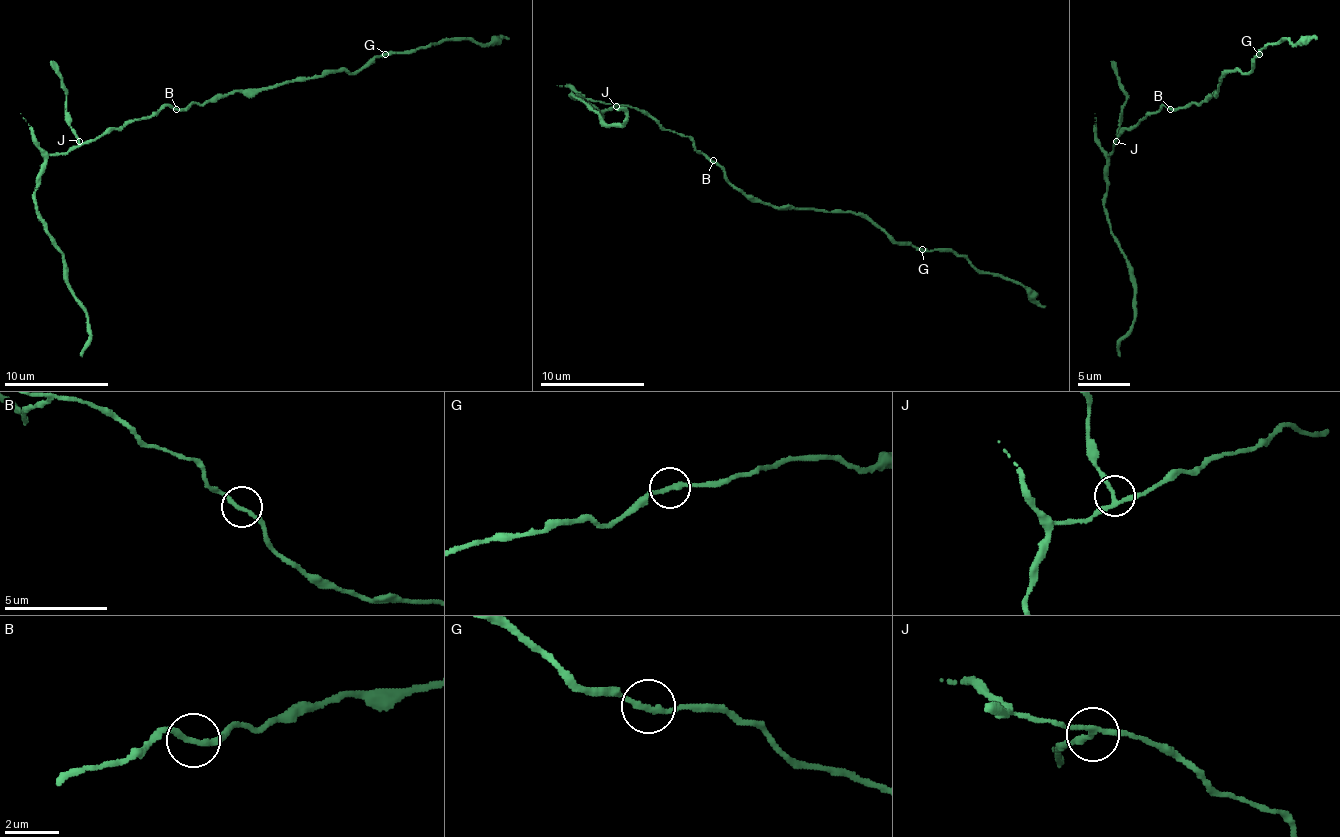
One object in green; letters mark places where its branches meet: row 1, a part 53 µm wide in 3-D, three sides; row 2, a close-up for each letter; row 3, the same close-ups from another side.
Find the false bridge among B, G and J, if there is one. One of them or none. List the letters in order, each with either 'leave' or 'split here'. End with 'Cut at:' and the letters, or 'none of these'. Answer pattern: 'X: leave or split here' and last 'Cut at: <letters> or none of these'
B: leave
G: leave
J: split here
Cut at: J

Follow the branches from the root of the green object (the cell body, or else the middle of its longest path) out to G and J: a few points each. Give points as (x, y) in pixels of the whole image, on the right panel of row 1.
G: (1172, 109), (1201, 103), (1217, 90), (1227, 72), (1235, 69), (1248, 72), (1251, 62), (1259, 54)
J: (1172, 109), (1162, 106), (1151, 111), (1125, 130), (1115, 143), (1115, 140)

